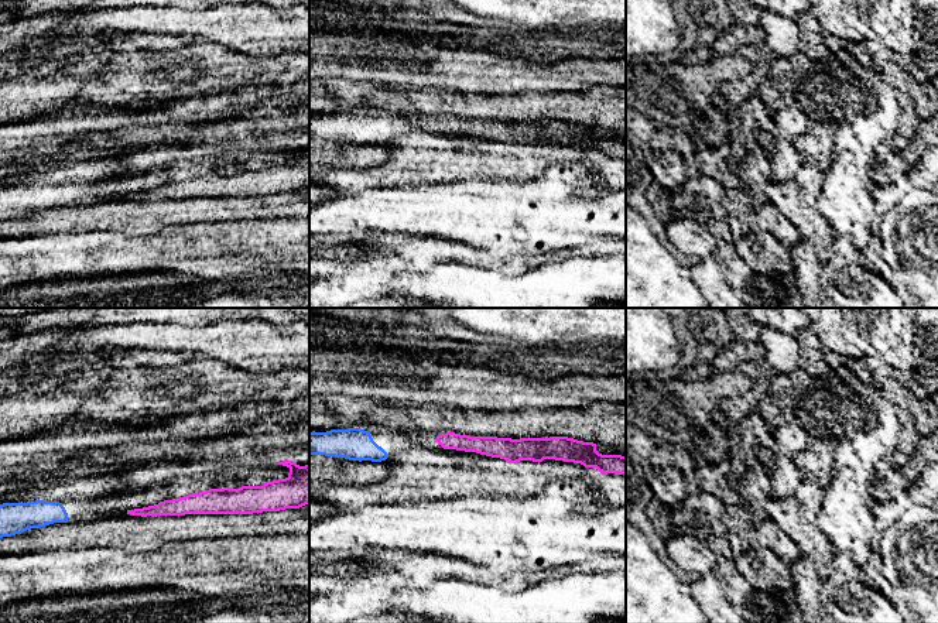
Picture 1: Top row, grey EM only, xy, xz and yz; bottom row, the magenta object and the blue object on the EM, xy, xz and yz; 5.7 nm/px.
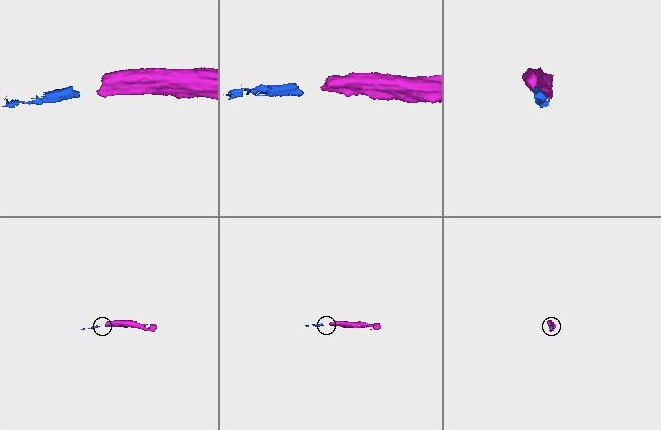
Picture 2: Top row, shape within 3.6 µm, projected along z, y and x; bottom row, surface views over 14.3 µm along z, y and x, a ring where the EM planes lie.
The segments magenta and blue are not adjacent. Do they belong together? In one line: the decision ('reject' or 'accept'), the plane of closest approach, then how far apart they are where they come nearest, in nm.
accept | xz | 300 nm

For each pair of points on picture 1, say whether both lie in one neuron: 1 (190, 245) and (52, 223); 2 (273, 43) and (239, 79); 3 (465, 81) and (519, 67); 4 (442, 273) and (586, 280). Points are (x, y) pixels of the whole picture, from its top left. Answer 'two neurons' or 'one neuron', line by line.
1: two neurons
2: two neurons
3: one neuron
4: one neuron

